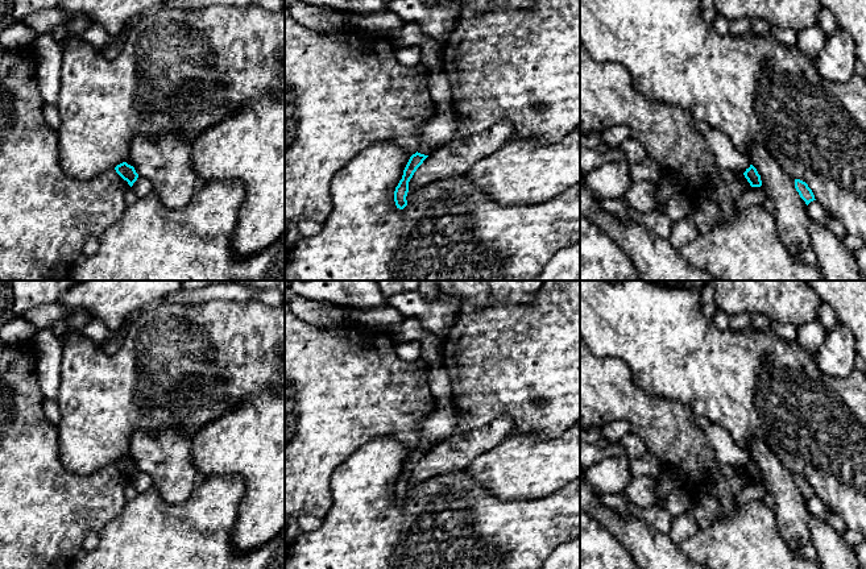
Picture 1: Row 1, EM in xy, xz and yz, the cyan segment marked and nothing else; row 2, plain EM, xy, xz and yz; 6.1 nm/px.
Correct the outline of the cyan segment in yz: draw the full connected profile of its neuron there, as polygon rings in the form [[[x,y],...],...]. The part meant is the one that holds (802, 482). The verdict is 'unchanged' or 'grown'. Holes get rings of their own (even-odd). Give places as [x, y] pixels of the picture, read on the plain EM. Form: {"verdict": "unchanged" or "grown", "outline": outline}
{"verdict": "unchanged", "outline": [[[795,474],[795,483],[807,501],[811,497],[816,495],[812,485],[808,482],[808,479],[805,477],[803,477],[800,474]]]}

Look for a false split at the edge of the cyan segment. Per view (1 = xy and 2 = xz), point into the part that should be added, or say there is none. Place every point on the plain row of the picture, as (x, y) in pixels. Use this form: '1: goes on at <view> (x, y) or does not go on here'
1: does not go on here
2: does not go on here

